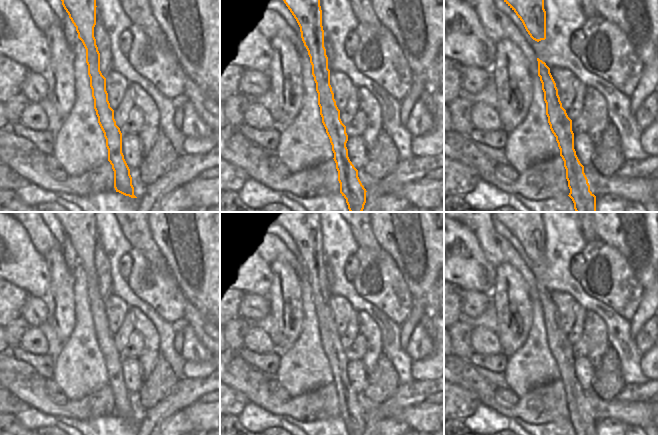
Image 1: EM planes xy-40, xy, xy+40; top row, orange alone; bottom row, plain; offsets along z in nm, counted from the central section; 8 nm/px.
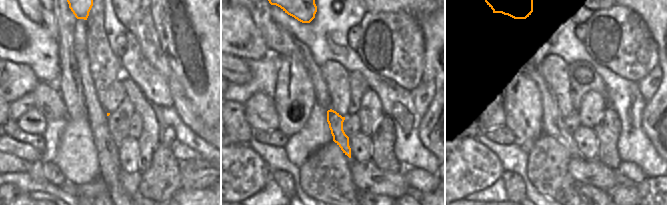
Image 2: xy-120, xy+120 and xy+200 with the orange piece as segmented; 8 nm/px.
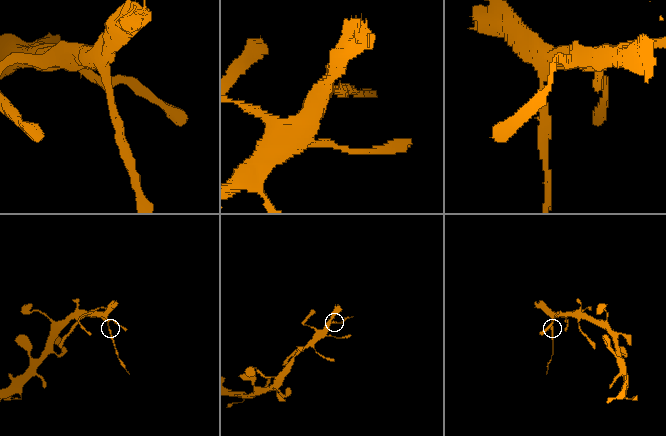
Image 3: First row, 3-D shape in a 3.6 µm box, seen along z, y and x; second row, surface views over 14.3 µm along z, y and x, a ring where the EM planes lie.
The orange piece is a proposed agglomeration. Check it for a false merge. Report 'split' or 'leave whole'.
split

